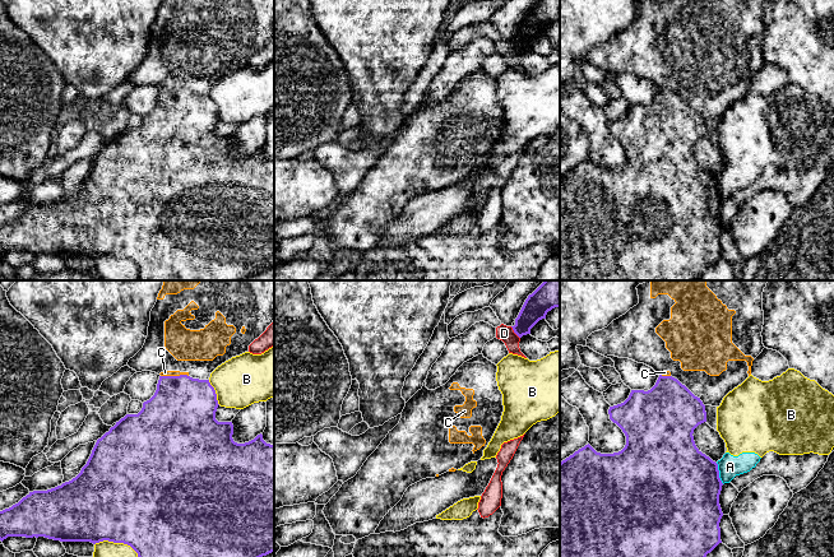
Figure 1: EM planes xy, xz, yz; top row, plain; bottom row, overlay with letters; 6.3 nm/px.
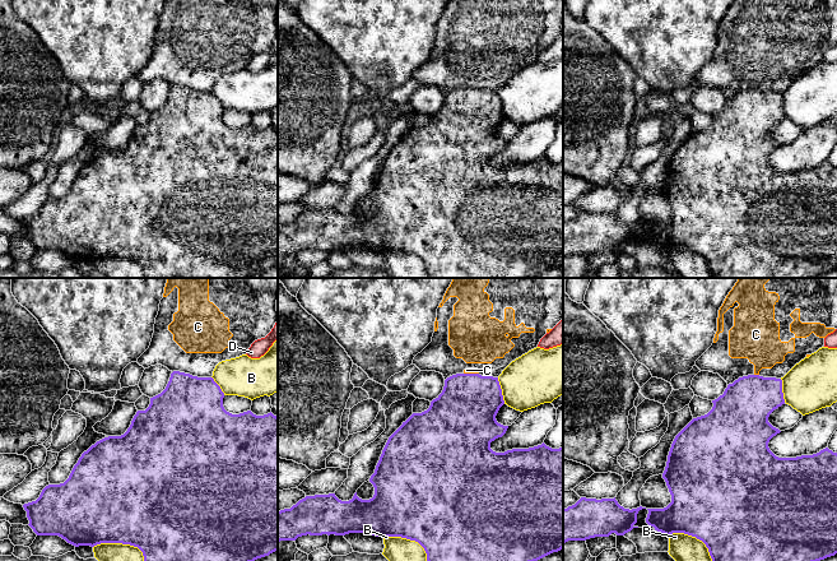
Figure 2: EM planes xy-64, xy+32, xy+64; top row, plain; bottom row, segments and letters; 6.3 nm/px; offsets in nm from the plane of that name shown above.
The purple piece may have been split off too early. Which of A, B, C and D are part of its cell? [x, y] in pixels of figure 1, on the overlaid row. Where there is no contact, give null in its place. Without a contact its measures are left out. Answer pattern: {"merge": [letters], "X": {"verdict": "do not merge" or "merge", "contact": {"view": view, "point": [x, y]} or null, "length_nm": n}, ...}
{"merge": [], "A": {"verdict": "do not merge", "contact": {"view": "yz", "point": [718, 473]}, "length_nm": 140}, "B": {"verdict": "do not merge", "contact": {"view": "xy", "point": [117, 542]}, "length_nm": 300}, "C": {"verdict": "do not merge", "contact": {"view": "xy", "point": [174, 376]}, "length_nm": 180}, "D": {"verdict": "do not merge", "contact": {"view": "xz", "point": [514, 332]}, "length_nm": 100}}

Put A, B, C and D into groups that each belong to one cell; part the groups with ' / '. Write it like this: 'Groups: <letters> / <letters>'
Groups: A B / C / D

